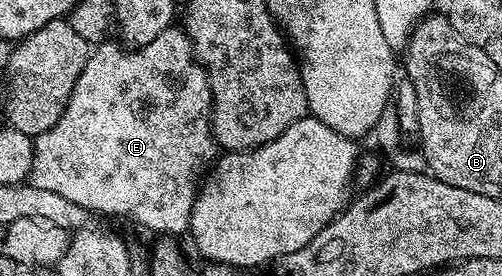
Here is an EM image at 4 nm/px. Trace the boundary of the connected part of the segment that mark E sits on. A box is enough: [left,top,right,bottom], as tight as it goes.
[30,26,218,237]

